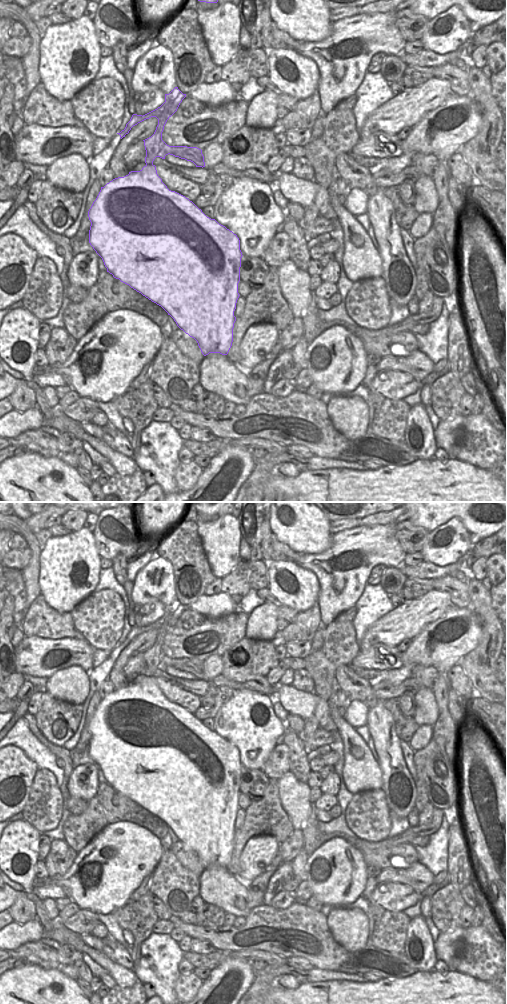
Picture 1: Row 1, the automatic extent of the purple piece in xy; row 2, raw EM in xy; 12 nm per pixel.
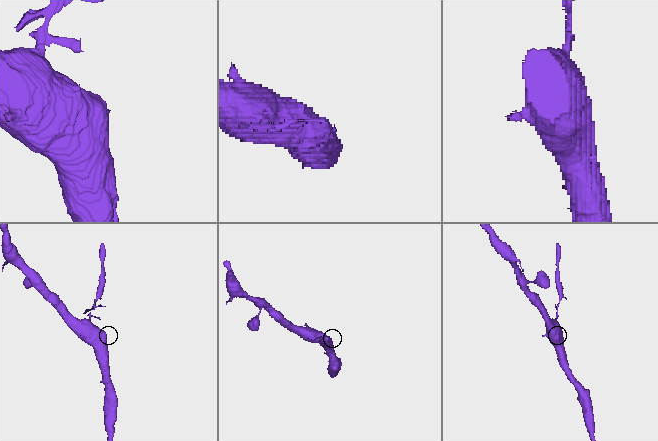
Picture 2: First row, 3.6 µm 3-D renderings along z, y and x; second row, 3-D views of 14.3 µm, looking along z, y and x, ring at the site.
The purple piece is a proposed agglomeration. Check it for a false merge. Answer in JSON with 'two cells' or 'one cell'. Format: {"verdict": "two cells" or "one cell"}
{"verdict": "two cells"}

